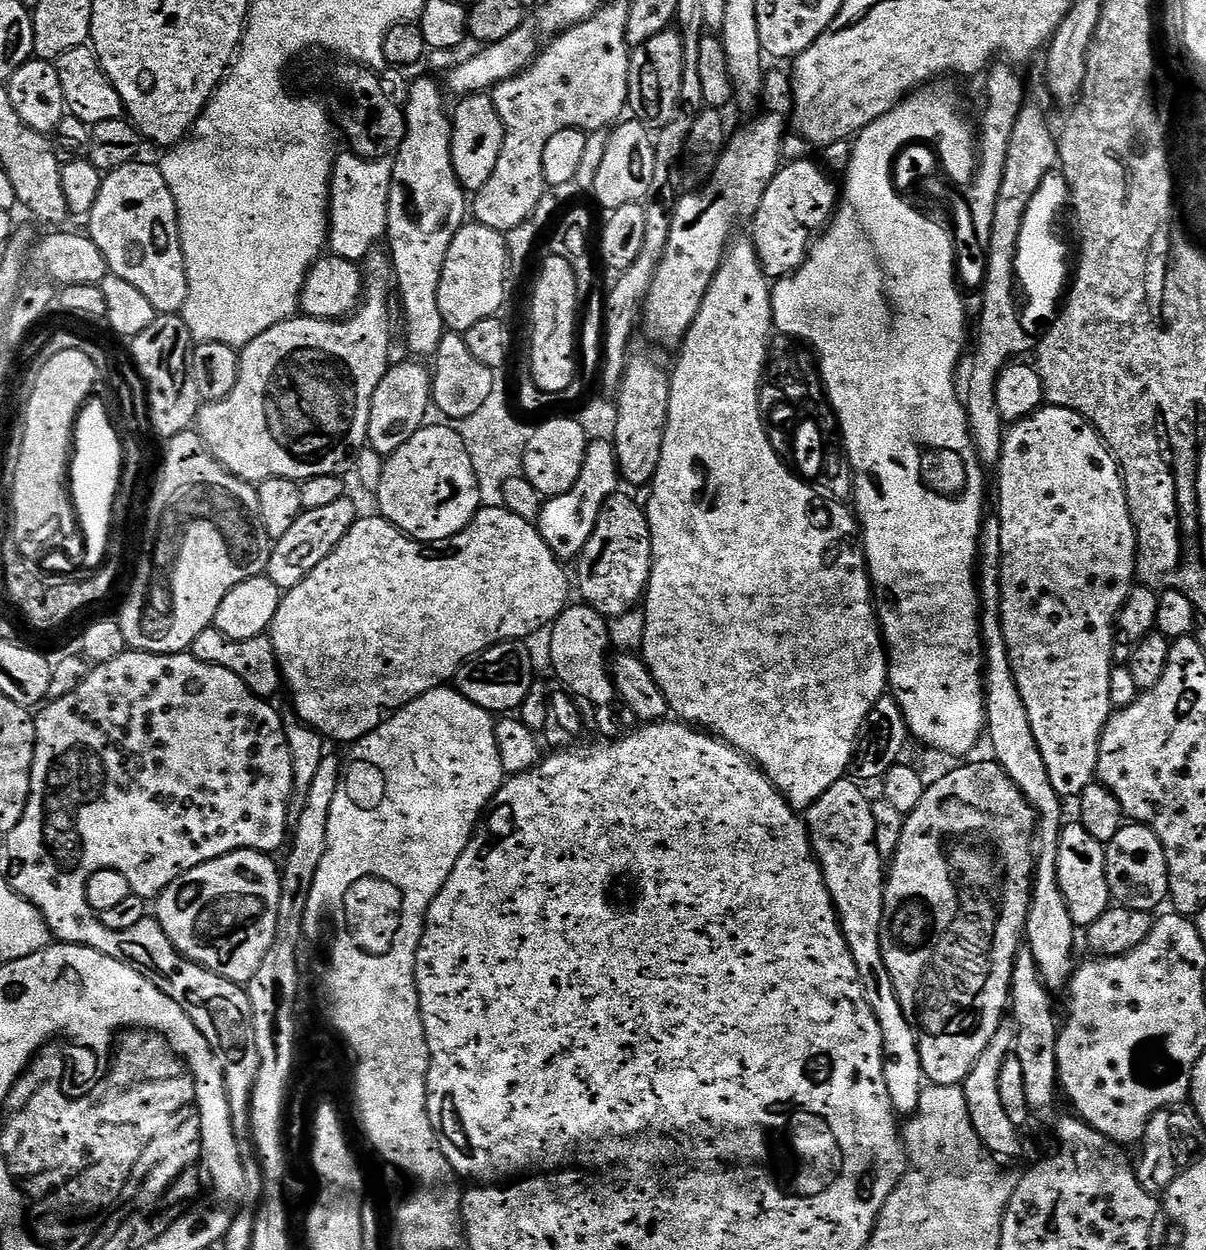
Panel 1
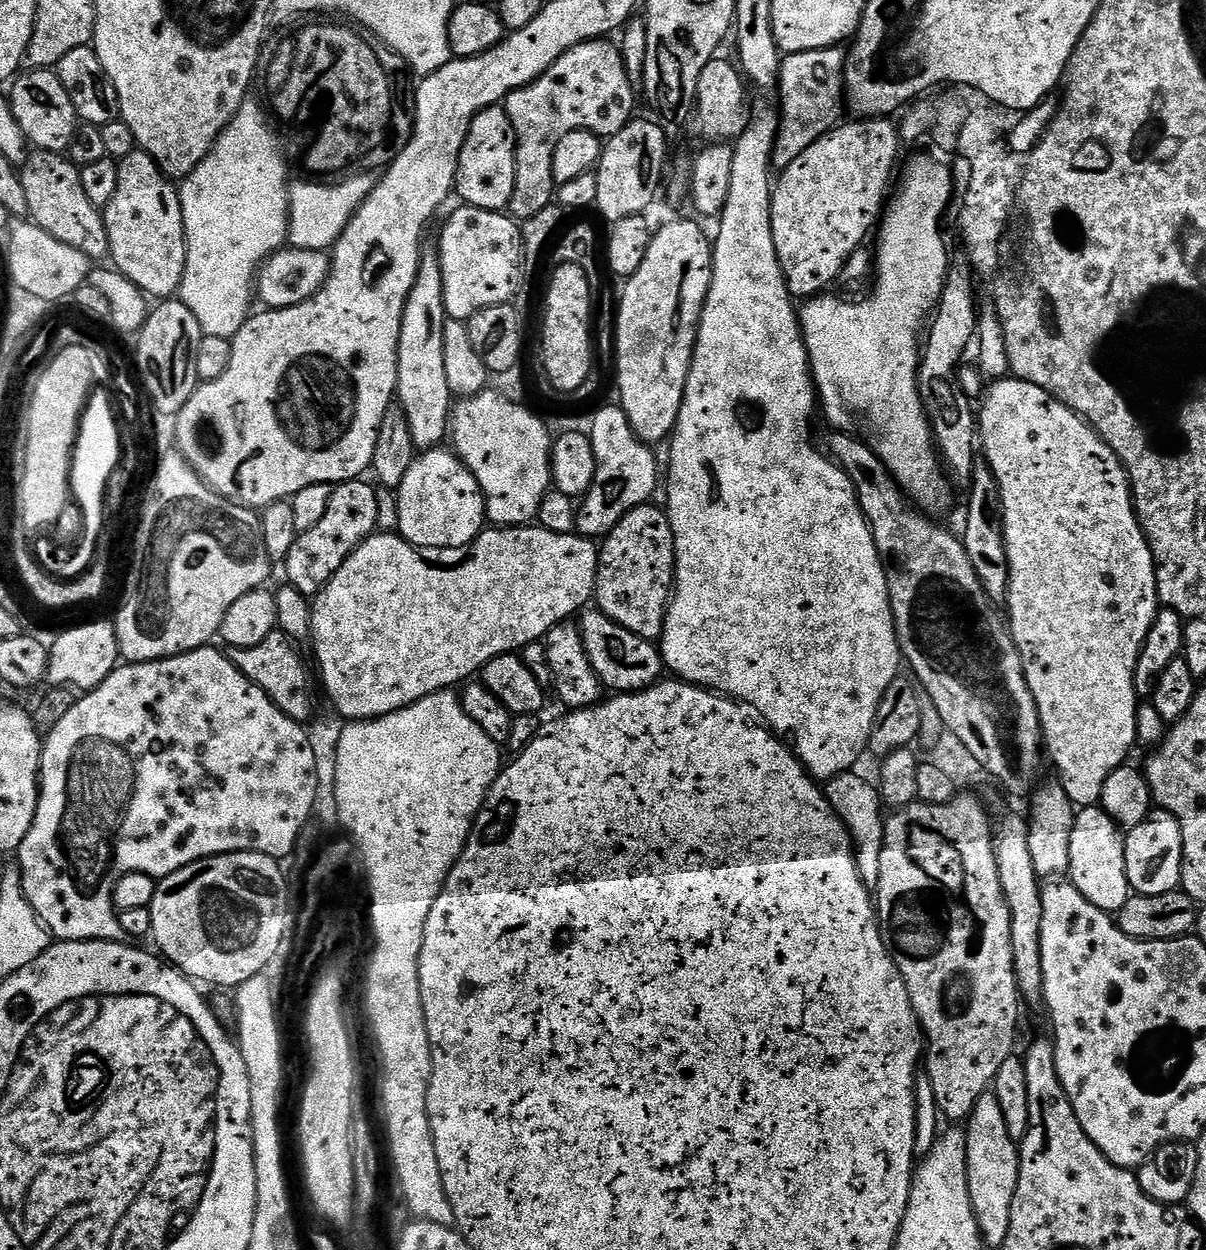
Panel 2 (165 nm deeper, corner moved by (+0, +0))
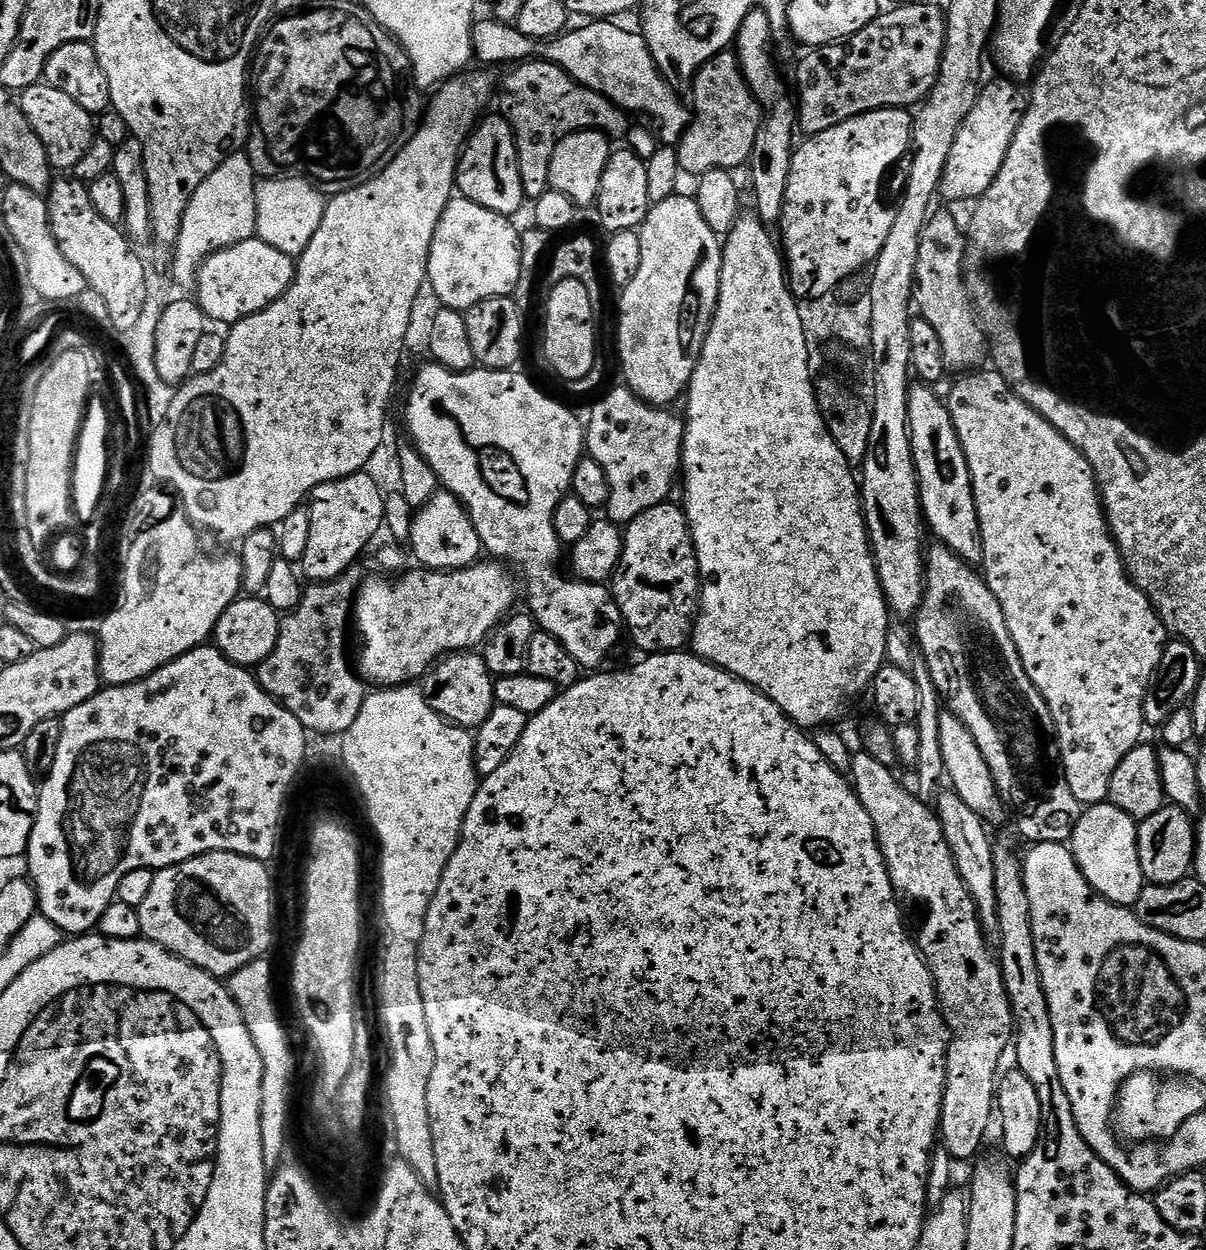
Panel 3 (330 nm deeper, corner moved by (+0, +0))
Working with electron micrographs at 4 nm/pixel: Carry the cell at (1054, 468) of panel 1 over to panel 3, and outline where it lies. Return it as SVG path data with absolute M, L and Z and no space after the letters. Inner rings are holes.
M976 370L971 374L961 375L952 393L947 393L946 403L950 410L950 418L954 422L954 430L958 430L958 438L962 442L962 450L966 454L966 462L970 466L970 478L974 490L974 502L980 519L982 530L982 546L984 547L984 563L982 575L987 580L994 598L1002 606L1002 614L1006 618L1006 626L1010 630L1010 638L1014 638L1014 646L1022 658L1022 666L1034 682L1034 686L1042 694L1052 715L1059 718L1058 739L1060 754L1064 761L1066 782L1073 792L1074 798L1082 806L1102 804L1108 800L1108 791L1114 770L1118 770L1118 762L1130 754L1130 750L1141 743L1140 736L1146 731L1144 722L1144 697L1148 695L1164 646L1170 639L1170 633L1160 620L1160 615L1152 608L1146 594L1136 585L1124 570L1124 560L1108 528L1108 518L1104 514L1104 505L1100 498L1100 489L1096 476L1088 459L1077 450L1062 433L1046 418L1042 418L1022 398L1018 398L1003 376L995 370Z

